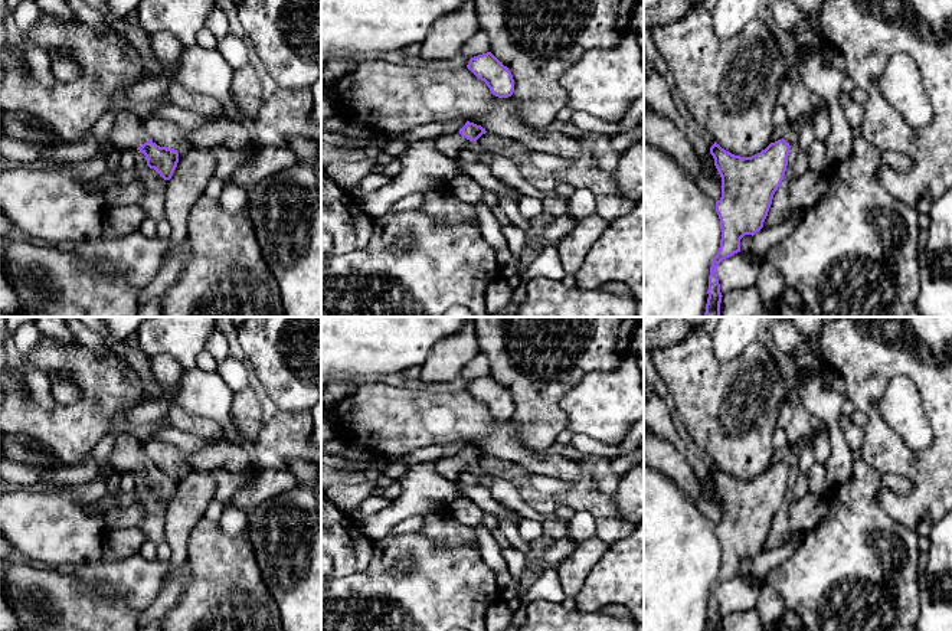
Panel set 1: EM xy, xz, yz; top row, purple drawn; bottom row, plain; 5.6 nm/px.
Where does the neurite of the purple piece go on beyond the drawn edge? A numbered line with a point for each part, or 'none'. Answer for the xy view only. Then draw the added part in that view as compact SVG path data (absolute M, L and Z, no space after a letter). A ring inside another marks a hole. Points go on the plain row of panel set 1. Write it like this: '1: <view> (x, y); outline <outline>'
1: xy (127, 455); outline M130 432L117 437L111 451L111 462L114 473L137 473L150 462L148 455L143 449L143 442Z

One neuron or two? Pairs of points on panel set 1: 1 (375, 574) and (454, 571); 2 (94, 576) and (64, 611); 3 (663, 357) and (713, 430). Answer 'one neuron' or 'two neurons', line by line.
1: one neuron
2: two neurons
3: one neuron

